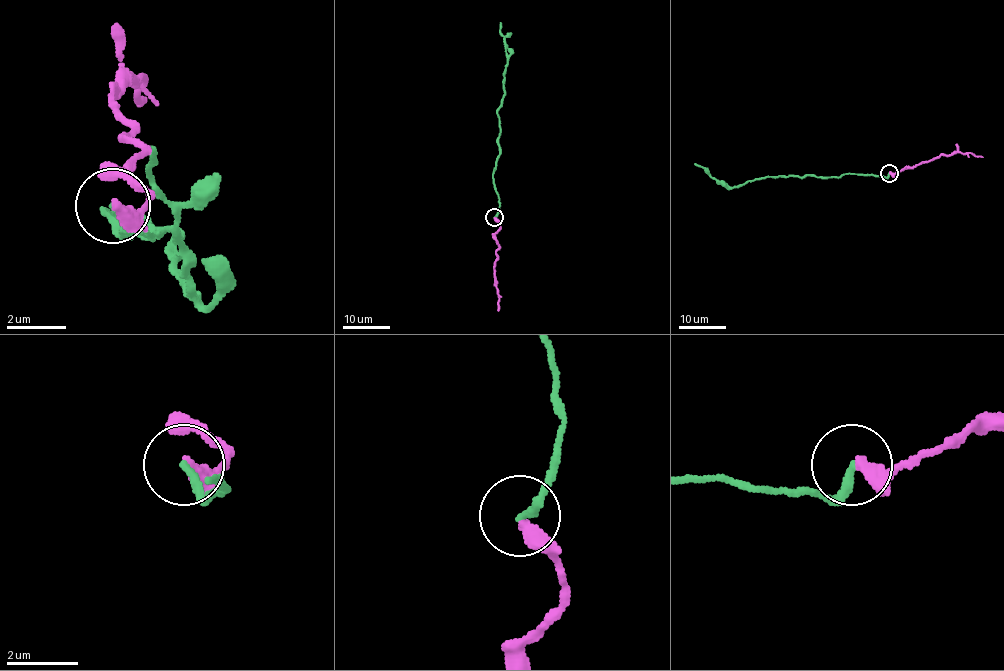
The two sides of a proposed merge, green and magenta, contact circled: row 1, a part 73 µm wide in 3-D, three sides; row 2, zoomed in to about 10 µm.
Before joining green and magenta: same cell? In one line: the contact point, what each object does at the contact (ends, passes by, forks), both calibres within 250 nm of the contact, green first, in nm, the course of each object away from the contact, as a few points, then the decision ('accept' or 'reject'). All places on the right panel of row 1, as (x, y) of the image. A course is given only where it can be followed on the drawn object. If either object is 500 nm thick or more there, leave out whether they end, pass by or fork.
place (889, 173); green ends; magenta ends; calibres 240 and 400 nm; course green (889, 172), (886, 177), (854, 174), (839, 177), (767, 176), (726, 186), (695, 163); course magenta (889, 172), (911, 168), (941, 155), (972, 152), (983, 157); accept

